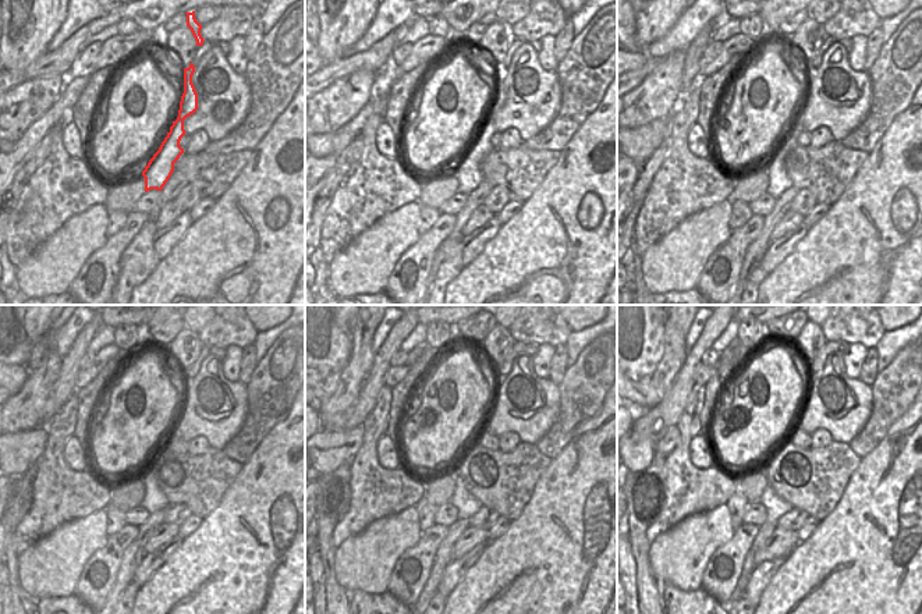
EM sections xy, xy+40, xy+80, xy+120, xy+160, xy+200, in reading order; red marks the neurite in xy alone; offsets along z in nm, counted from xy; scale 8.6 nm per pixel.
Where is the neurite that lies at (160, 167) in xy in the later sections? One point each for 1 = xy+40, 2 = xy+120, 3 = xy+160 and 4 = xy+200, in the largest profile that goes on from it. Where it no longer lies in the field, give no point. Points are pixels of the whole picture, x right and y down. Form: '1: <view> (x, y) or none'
1: xy+40 (468, 173)
2: xy+120 (153, 494)
3: xy+160 (461, 494)
4: xy+200 (769, 494)

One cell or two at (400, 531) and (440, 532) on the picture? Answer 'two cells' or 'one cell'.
two cells

